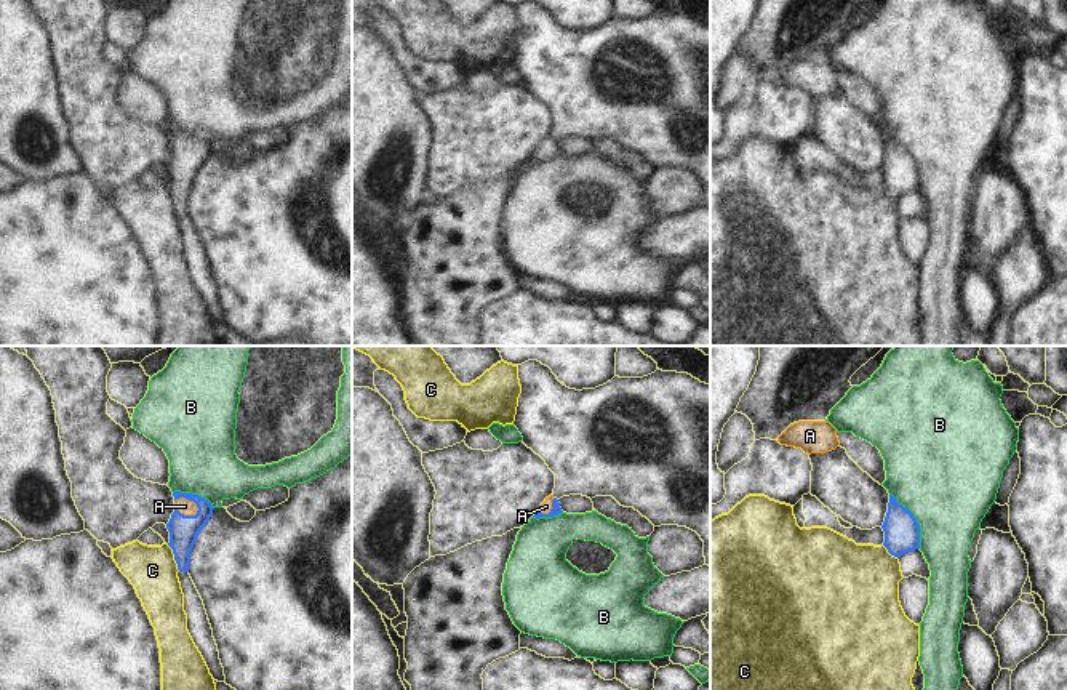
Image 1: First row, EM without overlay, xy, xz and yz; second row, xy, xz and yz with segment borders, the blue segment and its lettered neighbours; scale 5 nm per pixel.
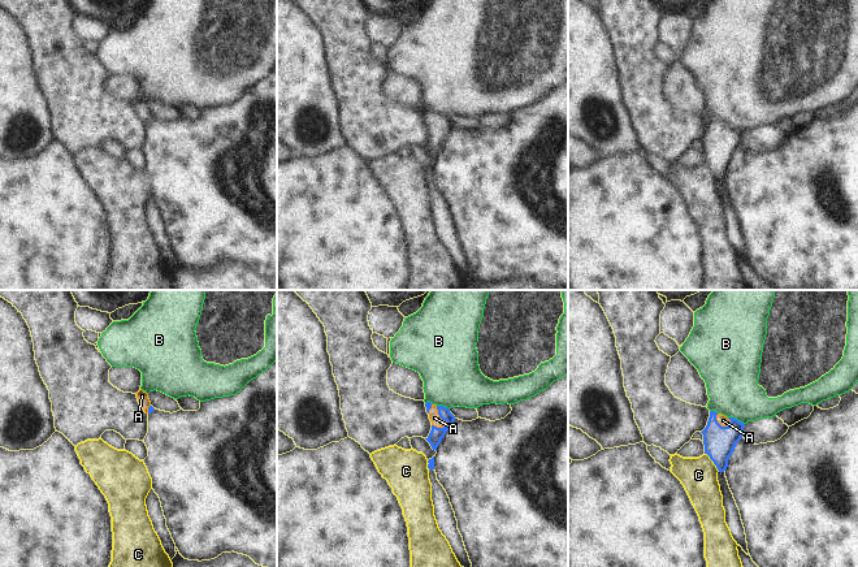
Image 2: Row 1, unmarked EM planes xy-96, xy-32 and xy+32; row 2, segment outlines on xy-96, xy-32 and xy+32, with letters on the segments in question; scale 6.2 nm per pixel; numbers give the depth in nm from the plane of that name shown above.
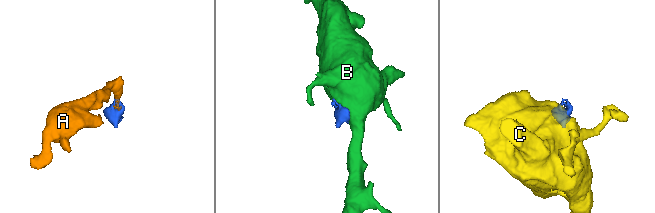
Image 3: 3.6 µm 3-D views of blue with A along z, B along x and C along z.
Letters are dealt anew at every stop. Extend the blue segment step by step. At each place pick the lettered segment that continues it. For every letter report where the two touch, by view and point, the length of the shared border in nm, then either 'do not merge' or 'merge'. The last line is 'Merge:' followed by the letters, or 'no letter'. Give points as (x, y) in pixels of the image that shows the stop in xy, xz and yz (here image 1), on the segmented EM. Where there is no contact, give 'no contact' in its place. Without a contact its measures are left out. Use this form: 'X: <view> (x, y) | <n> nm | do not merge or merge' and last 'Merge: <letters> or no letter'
A: xy (187, 498) | 140 nm | merge
B: yz (915, 521) | 320 nm | do not merge
C: xy (175, 557) | 150 nm | do not merge
Merge: A

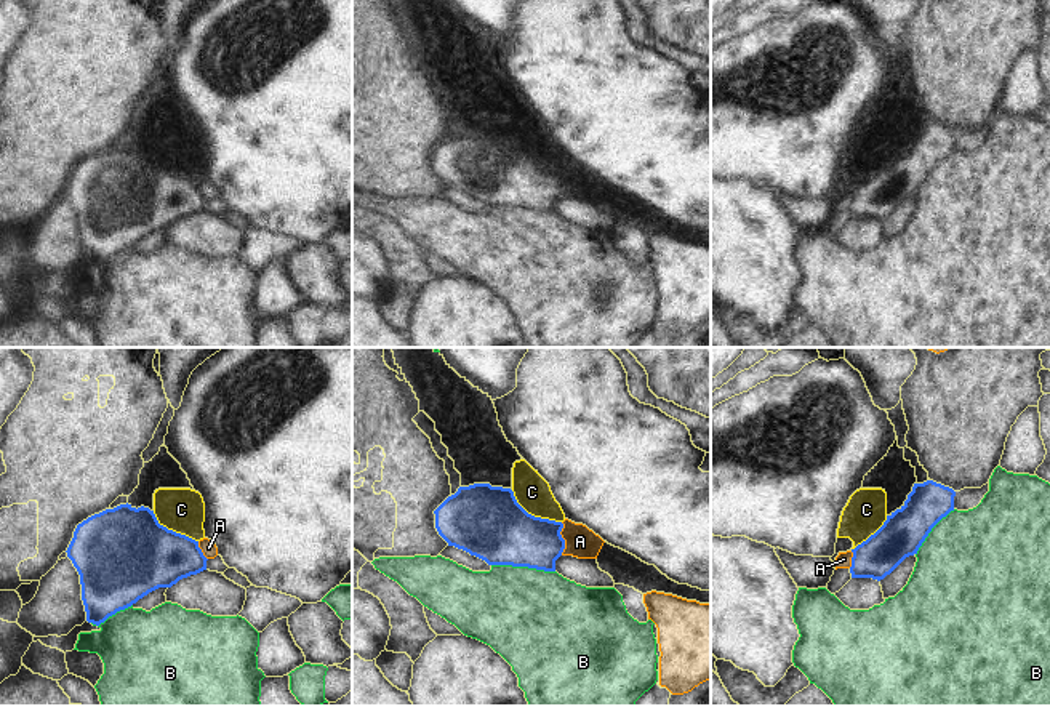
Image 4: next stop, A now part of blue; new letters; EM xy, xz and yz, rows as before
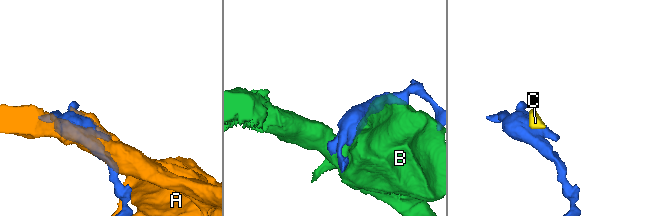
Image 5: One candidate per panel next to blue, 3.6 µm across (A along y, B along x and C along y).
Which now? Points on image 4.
A: xz (562, 538) | 170 nm | do not merge
B: xz (524, 565) | 320 nm | do not merge
C: xz (533, 516) | 300 nm | merge
Merge: C

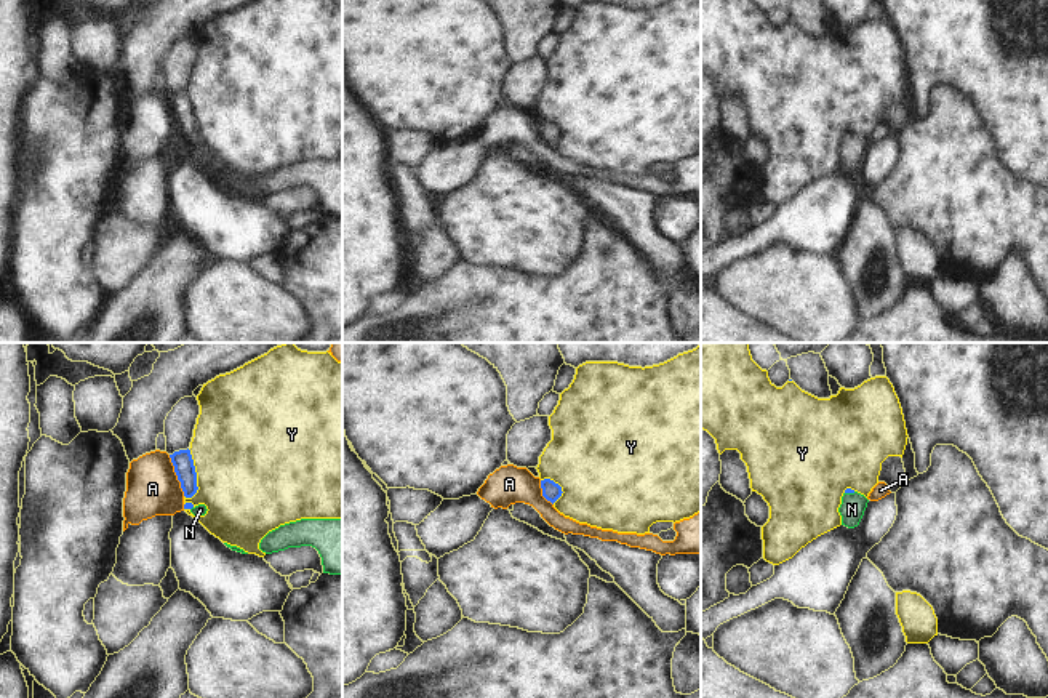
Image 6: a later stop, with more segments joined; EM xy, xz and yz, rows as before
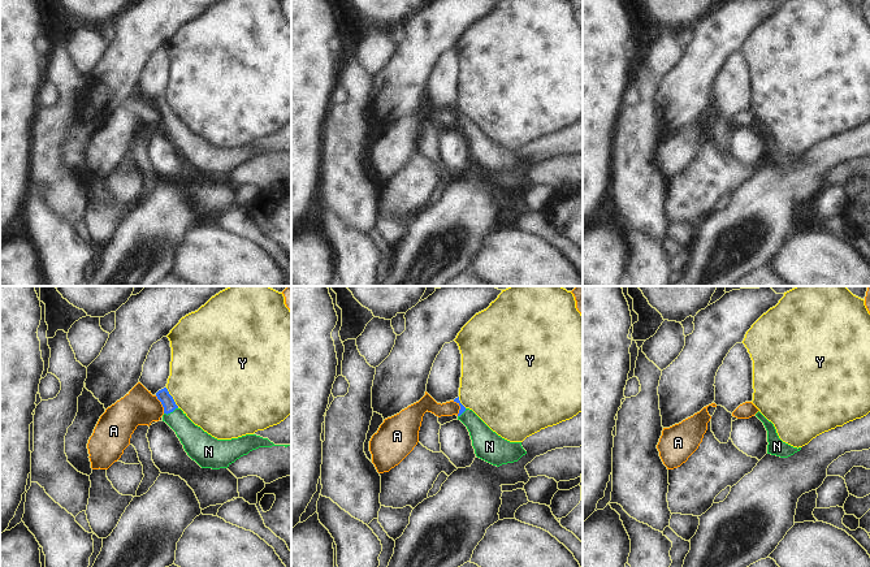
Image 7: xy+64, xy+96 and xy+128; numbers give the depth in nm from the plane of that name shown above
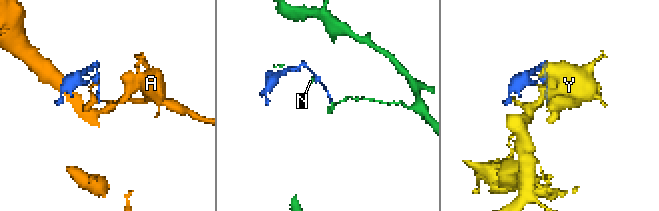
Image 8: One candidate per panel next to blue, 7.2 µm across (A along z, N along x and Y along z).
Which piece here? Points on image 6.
A: xy (176, 474) | 220 nm | do not merge
N: yz (850, 492) | 60 nm | merge
Y: xy (196, 474) | 260 nm | do not merge
Merge: N

